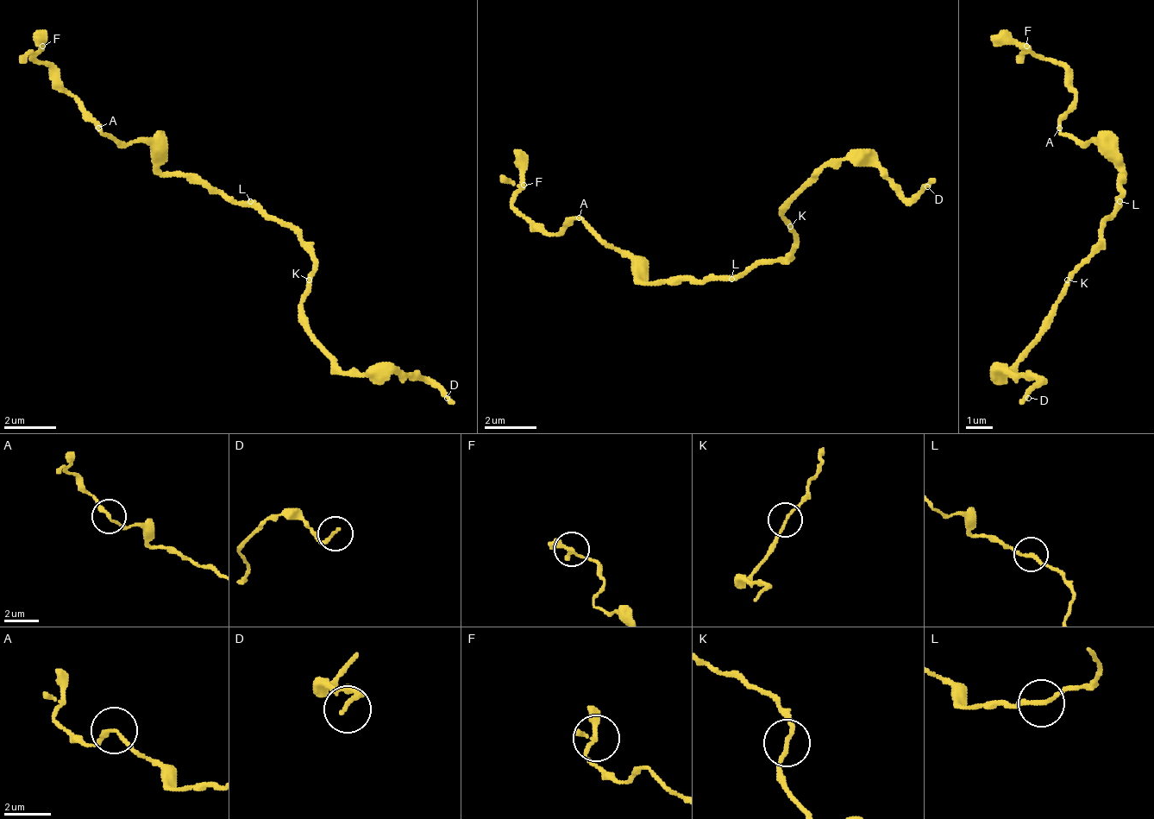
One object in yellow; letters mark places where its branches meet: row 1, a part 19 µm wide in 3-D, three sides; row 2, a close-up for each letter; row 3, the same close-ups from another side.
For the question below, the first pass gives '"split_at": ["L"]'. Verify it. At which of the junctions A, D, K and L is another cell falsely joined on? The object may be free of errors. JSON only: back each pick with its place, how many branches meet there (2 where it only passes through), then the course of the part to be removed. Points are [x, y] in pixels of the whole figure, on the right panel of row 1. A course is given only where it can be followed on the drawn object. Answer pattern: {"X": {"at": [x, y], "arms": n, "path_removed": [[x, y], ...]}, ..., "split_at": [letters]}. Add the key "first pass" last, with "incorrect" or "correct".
{"split_at": [], "first pass": "incorrect"}

